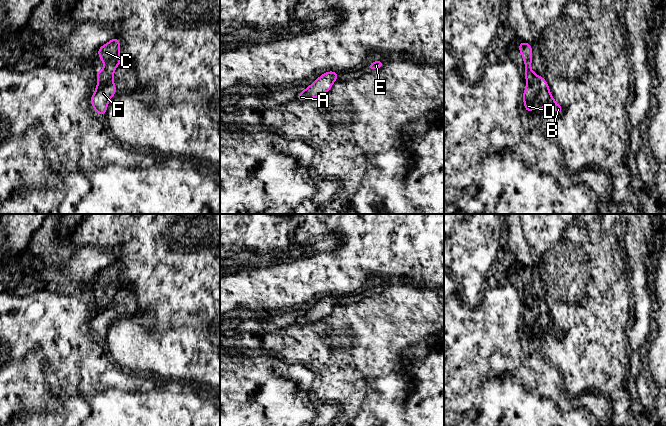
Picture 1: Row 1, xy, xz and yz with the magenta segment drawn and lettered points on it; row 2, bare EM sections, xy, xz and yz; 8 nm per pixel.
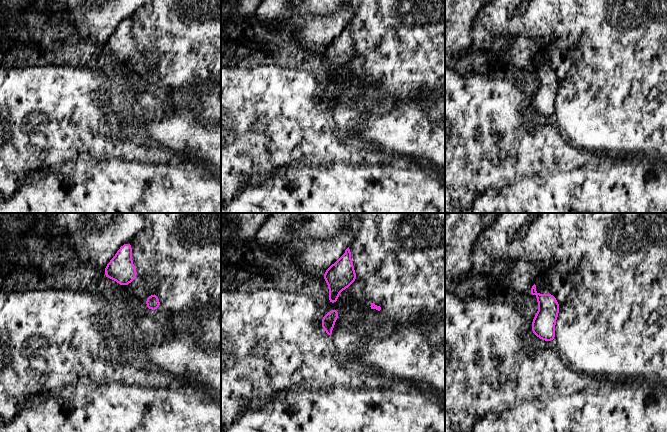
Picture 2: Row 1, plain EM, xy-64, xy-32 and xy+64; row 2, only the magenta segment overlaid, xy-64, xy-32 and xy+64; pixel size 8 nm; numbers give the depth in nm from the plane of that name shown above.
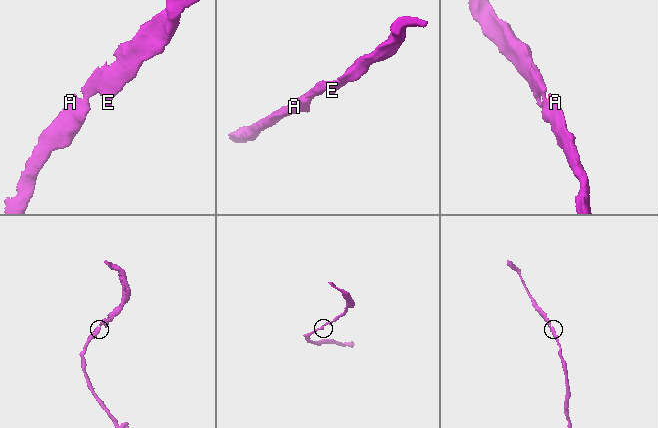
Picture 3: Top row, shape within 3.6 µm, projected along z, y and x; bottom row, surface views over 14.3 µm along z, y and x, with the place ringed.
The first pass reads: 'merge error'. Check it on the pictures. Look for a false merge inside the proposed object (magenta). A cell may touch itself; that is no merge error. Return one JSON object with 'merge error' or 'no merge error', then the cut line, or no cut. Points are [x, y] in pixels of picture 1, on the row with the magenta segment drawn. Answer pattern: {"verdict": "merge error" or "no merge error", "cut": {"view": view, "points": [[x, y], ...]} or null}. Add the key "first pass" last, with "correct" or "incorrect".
{"verdict": "no merge error", "cut": null, "first pass": "incorrect"}

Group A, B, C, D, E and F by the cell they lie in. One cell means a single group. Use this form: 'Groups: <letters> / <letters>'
Groups: A B C D E F

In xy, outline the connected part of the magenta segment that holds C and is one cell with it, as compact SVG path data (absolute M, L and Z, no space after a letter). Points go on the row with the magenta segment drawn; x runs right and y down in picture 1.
M115 37L97 50L99 58L104 64L104 70L96 71L97 86L92 94L90 103L101 116L107 112L109 100L117 93L114 86L114 71L122 63L120 55L120 39Z

